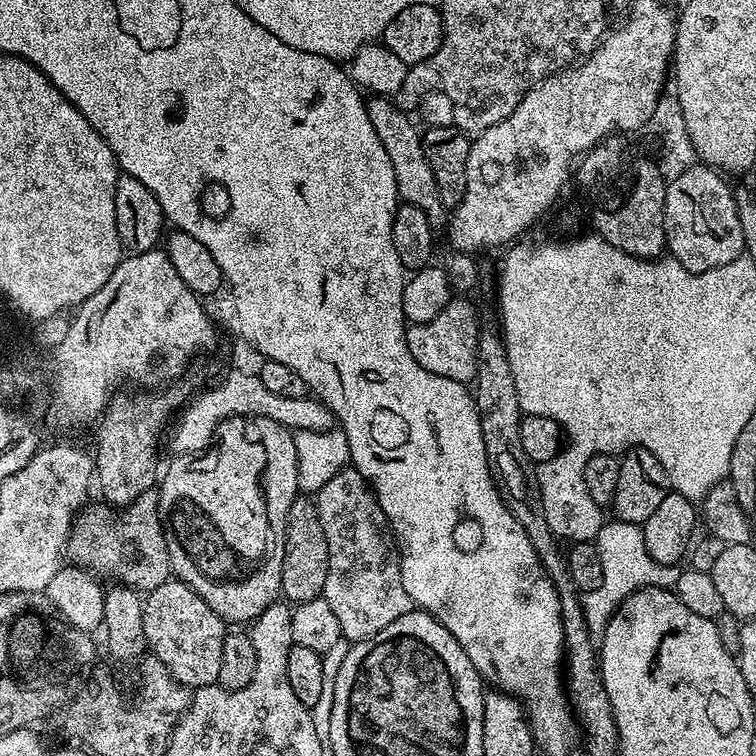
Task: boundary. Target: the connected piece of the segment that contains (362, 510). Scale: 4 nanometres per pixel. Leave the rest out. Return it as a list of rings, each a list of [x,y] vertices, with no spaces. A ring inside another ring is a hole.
[[[346,466],[338,474],[334,474],[330,482],[315,489],[314,499],[322,530],[326,534],[326,546],[330,550],[330,570],[326,574],[322,598],[330,602],[338,617],[341,637],[345,641],[370,640],[374,634],[378,634],[378,630],[386,630],[390,622],[402,618],[402,614],[411,612],[414,608],[410,594],[406,594],[406,586],[402,586],[400,549],[392,535],[392,525],[382,506],[376,501],[376,493],[372,491],[368,479],[357,468]]]

